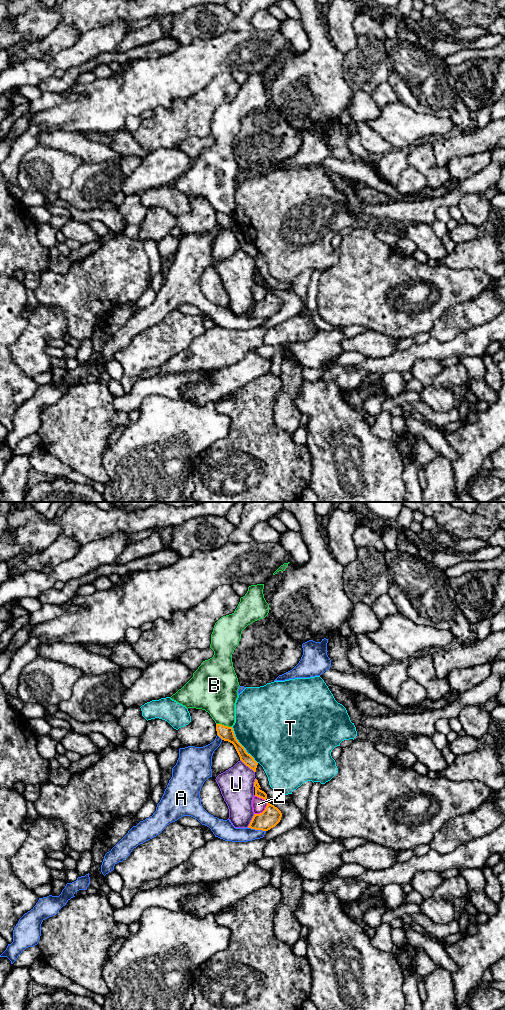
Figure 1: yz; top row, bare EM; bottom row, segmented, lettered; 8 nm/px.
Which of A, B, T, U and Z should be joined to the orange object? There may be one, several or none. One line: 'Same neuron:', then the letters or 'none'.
Same neuron: none

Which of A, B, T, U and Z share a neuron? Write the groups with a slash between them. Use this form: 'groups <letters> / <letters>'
groups A / B / T / U / Z

